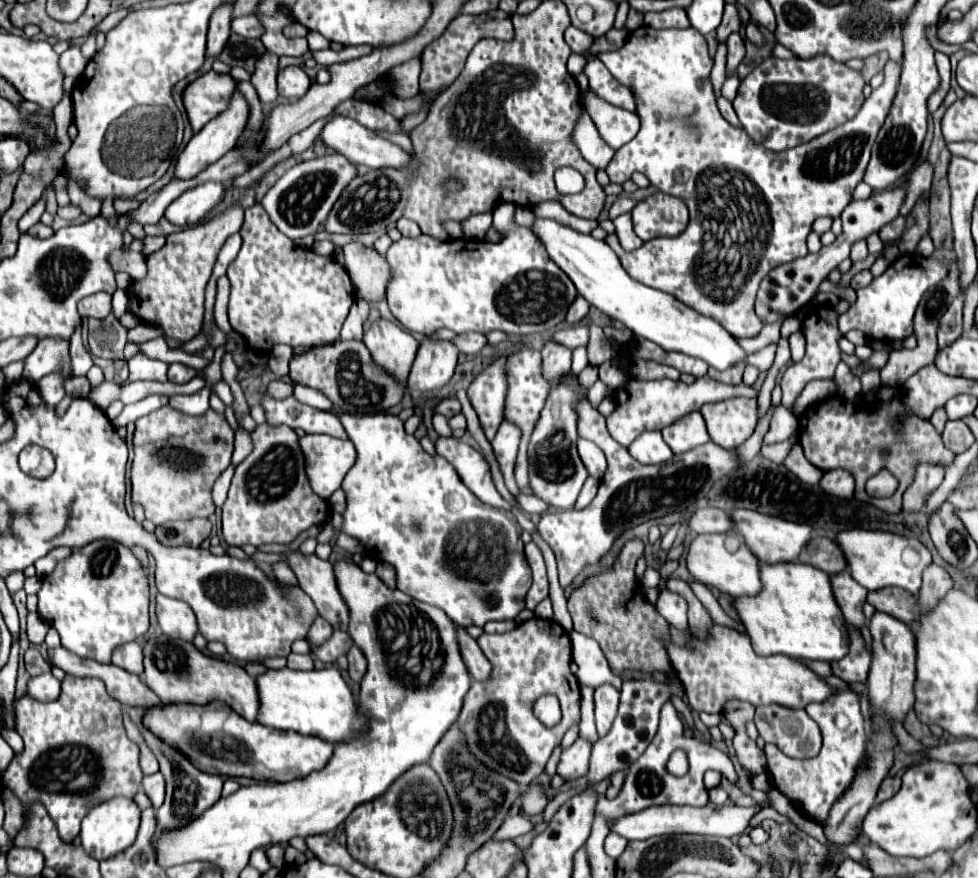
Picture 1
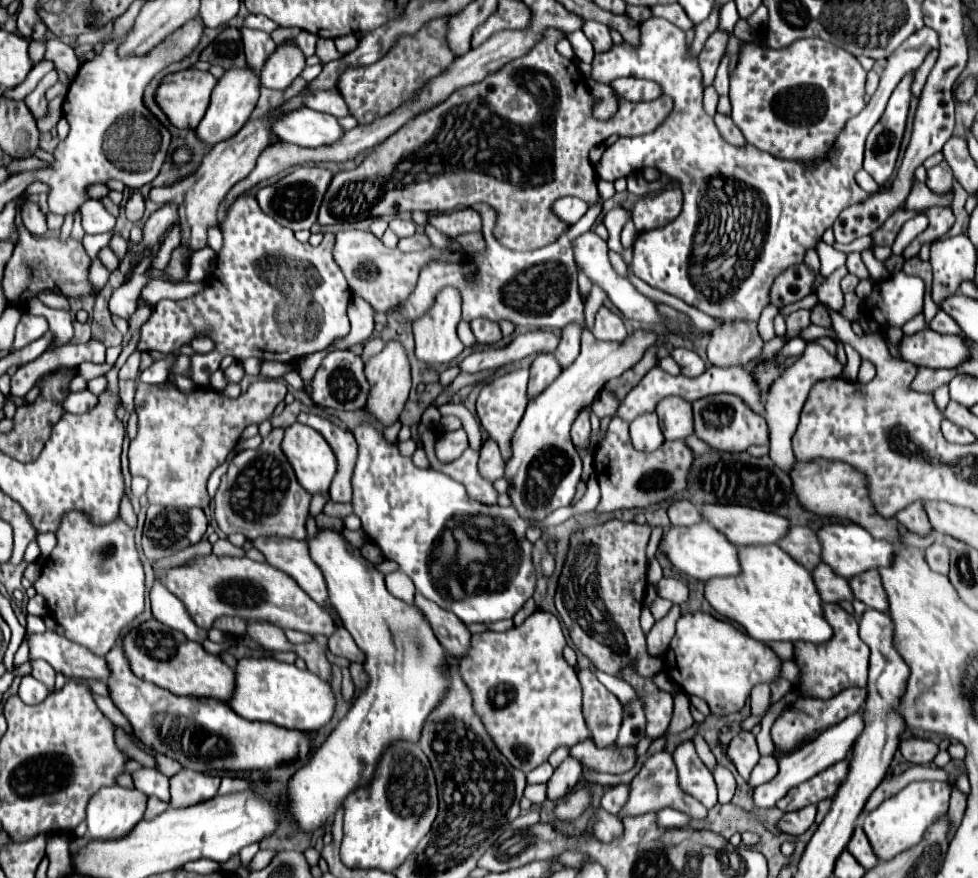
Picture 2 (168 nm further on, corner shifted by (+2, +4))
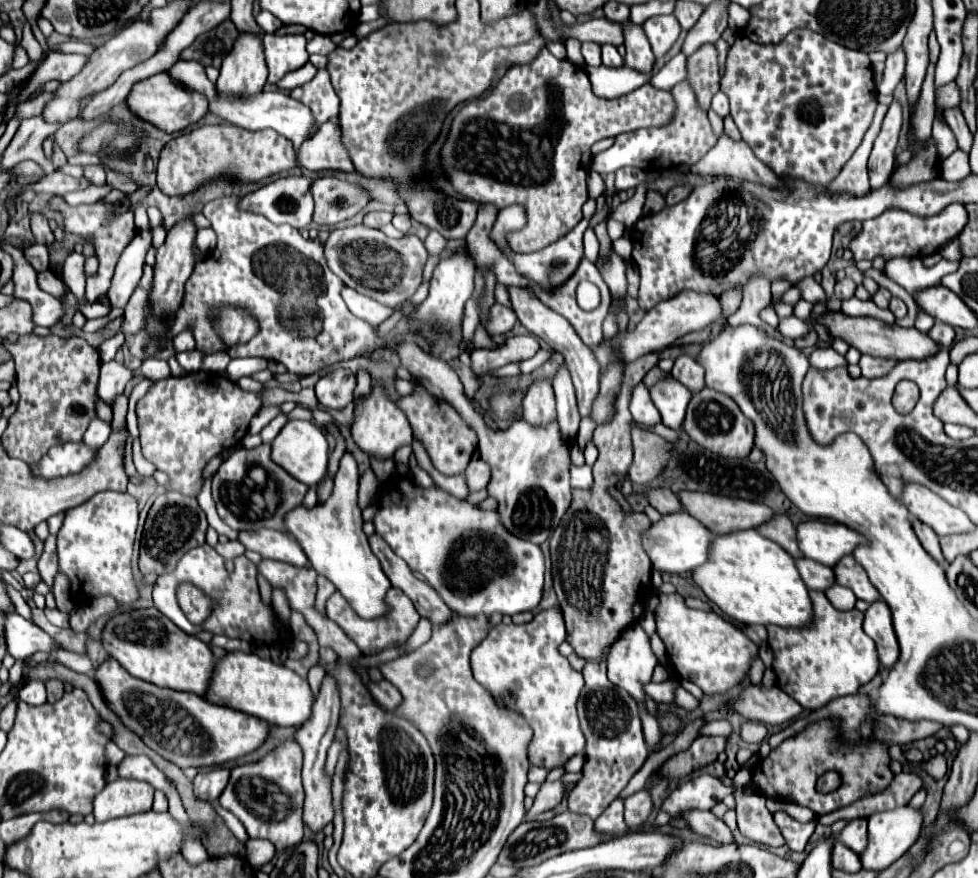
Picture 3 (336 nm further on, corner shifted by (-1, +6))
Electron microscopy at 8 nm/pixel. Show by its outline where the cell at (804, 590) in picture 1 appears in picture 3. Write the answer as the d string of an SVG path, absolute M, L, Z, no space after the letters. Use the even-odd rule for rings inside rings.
M755 529L713 537L709 563L693 571L693 581L735 623L805 627L813 617L809 591L799 577L795 559Z

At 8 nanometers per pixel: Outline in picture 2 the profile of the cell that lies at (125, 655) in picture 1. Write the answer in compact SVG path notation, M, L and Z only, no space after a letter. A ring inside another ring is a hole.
M120 643L110 649L106 661L112 671L108 679L110 697L134 727L136 737L148 747L176 759L182 767L194 771L270 771L282 763L304 759L312 751L312 739L308 733L284 729L272 723L248 721L236 715L224 701L208 697L178 697L138 679L132 673Z

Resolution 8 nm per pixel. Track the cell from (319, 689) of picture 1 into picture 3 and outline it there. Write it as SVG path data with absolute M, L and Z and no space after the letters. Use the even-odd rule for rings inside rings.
M231 651L215 663L213 679L209 679L209 691L205 691L205 697L215 705L243 711L279 727L301 727L309 719L315 701L307 679L301 679L285 665L243 651Z

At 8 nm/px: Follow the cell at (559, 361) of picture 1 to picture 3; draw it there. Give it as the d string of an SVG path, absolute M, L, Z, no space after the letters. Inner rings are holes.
M535 381L523 397L523 419L533 427L543 427L557 417L553 387L549 381Z

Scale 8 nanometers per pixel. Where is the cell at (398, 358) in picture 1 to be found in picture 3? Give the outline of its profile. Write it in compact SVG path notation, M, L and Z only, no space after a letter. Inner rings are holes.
M373 387L369 397L357 409L357 421L351 429L351 435L353 435L353 441L359 445L359 449L367 453L371 459L389 459L395 455L399 447L411 445L413 441L409 421L405 419L403 411L391 399L385 397L381 387Z

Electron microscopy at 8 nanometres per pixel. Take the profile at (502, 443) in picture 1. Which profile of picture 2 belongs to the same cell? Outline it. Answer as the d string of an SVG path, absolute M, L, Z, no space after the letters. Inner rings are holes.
M490 437L484 441L484 445L480 449L480 463L478 463L478 467L480 467L482 477L486 477L490 481L496 481L496 479L504 477L506 463L504 463L504 459L500 455L498 443L494 439L490 439Z

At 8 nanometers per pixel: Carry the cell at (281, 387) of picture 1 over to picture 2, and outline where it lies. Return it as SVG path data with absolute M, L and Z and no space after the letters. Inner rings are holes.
M254 381L246 393L238 399L228 399L220 391L198 387L194 393L184 395L176 387L166 385L138 385L136 391L136 415L138 415L138 433L130 441L130 473L132 477L140 475L148 479L148 503L150 505L166 505L166 507L200 507L206 509L210 505L210 497L206 493L206 481L210 473L226 461L234 445L238 443L242 431L250 423L260 423L270 419L278 403L286 397L286 383L282 381Z

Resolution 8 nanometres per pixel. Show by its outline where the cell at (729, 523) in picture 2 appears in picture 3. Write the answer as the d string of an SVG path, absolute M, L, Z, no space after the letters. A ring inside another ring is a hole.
M679 491L677 497L681 499L681 505L687 509L687 513L699 519L713 535L725 535L739 529L751 529L773 517L773 511L765 507L763 503L749 503L745 499L725 499L723 495L705 495L701 491Z

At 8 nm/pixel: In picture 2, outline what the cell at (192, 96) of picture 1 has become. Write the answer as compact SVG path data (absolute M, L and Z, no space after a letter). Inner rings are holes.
M186 69L166 75L156 91L156 101L180 129L196 129L202 121L210 93L218 79L210 71Z

